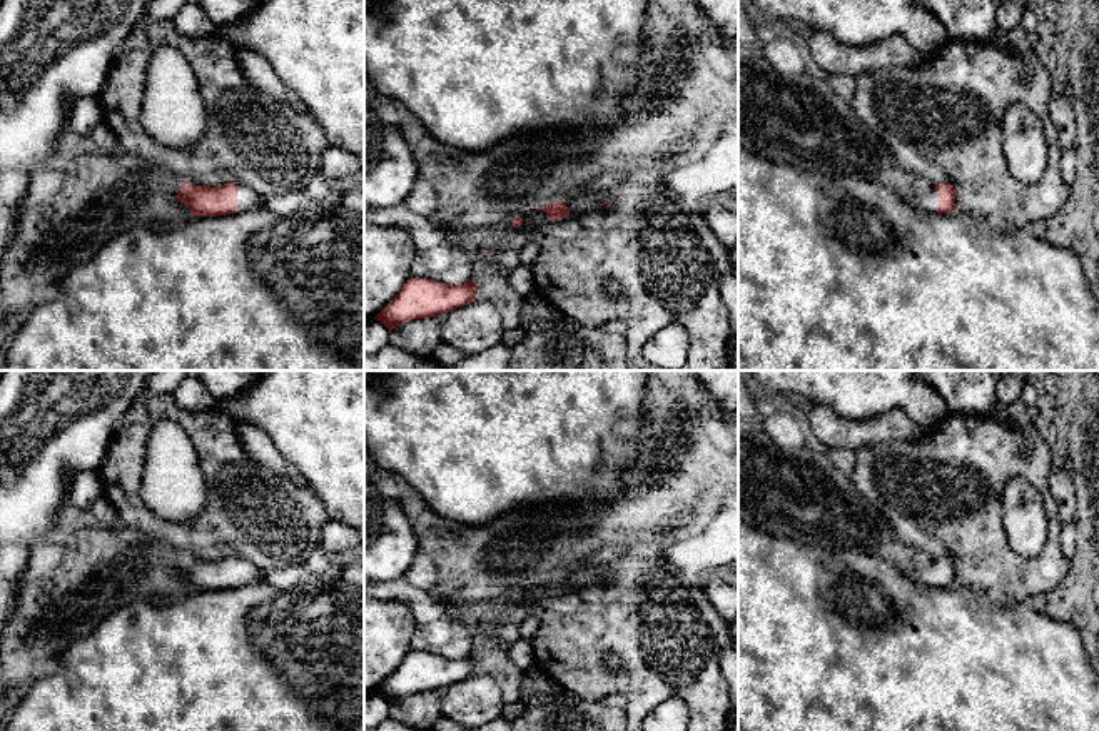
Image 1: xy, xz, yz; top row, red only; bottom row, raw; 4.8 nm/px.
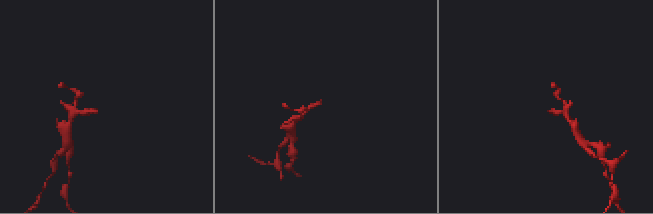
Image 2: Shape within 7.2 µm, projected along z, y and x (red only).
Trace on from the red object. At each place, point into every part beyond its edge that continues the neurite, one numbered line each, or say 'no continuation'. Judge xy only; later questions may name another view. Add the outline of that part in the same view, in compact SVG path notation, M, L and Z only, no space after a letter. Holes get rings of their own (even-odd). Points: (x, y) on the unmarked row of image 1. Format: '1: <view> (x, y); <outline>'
1: xy (248, 573); M237 557L237 582L236 586L264 582L264 576L254 564Z

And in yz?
1: yz (929, 576); M932 559L932 562L924 569L915 569L915 572L912 574L912 579L919 584L937 586L939 584L939 567L935 561Z

